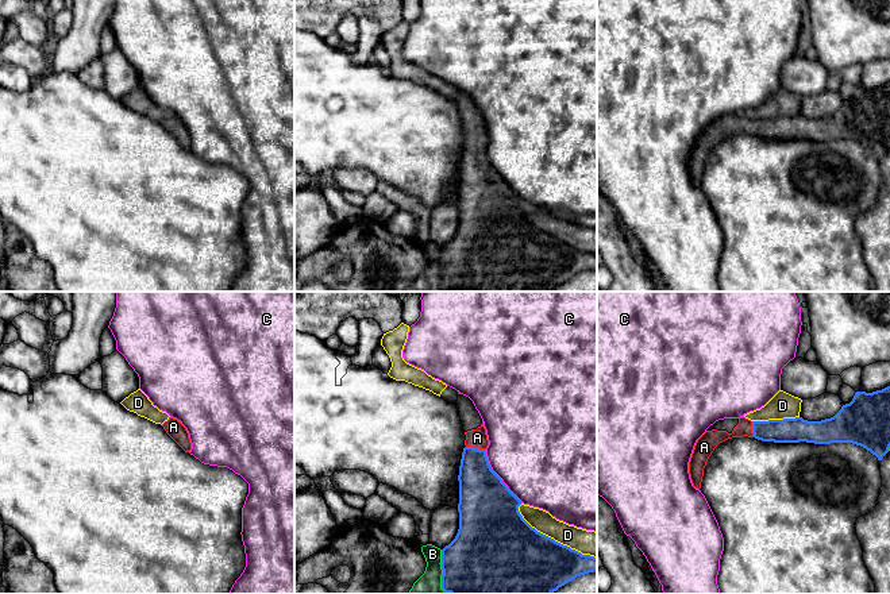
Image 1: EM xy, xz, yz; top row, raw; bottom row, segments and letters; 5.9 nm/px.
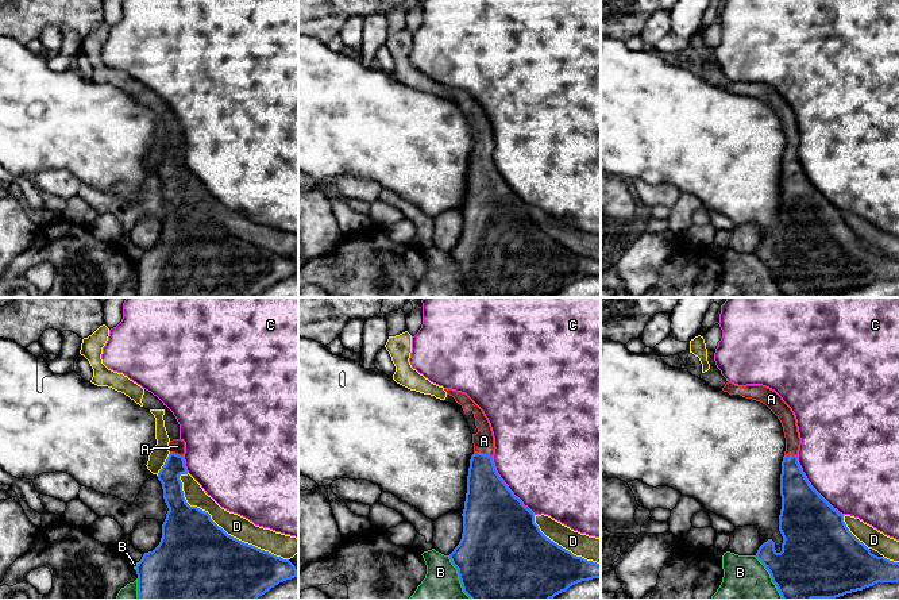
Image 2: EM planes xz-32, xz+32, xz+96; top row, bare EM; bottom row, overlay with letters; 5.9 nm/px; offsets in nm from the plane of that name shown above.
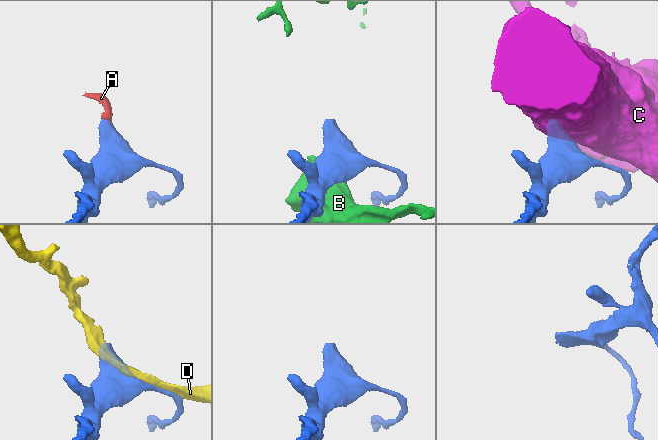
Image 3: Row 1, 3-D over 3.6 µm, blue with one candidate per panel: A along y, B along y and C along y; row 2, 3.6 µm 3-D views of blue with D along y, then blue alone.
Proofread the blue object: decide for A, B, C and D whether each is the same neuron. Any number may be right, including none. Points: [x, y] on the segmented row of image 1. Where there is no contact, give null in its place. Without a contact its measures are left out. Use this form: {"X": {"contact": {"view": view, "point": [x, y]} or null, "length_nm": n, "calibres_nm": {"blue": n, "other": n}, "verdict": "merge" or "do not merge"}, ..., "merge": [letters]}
{"A": {"contact": {"view": "xz", "point": [474, 447]}, "length_nm": 120, "calibres_nm": {"blue": 260, "other": 110}, "verdict": "merge"}, "B": {"contact": {"view": "xz", "point": [443, 574]}, "length_nm": 280, "calibres_nm": {"blue": 500, "other": 190}, "verdict": "do not merge"}, "C": {"contact": {"view": "xz", "point": [499, 477]}, "length_nm": 380, "calibres_nm": {"blue": 360, "other": 500}, "verdict": "do not merge"}, "D": {"contact": {"view": "xz", "point": [553, 539]}, "length_nm": 550, "calibres_nm": {"blue": 460, "other": 150}, "verdict": "do not merge"}, "merge": ["A"]}

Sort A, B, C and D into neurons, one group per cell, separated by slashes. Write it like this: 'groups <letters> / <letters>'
groups A / B / C / D

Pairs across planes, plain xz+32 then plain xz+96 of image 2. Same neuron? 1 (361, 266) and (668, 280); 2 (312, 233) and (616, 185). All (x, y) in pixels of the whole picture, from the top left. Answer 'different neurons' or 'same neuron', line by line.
1: same neuron
2: same neuron

